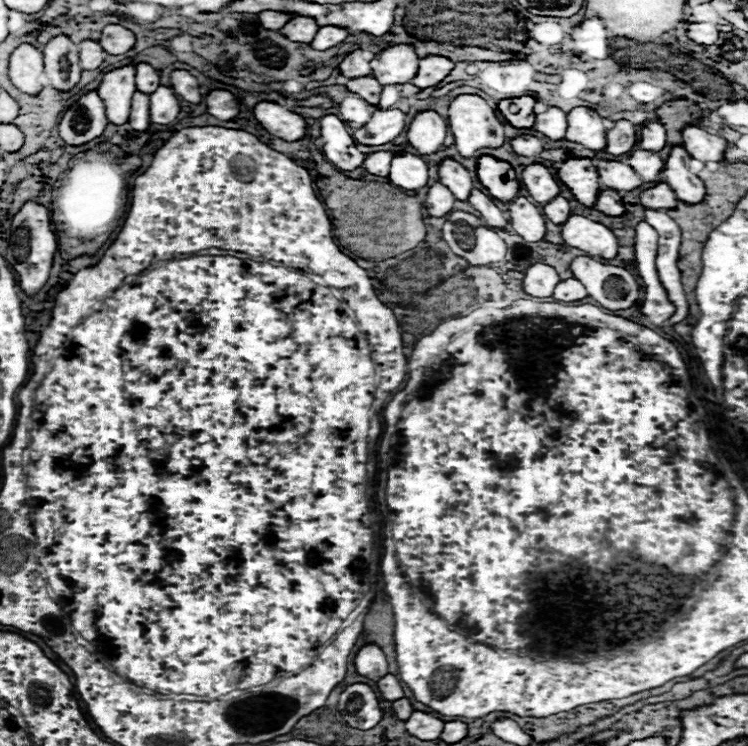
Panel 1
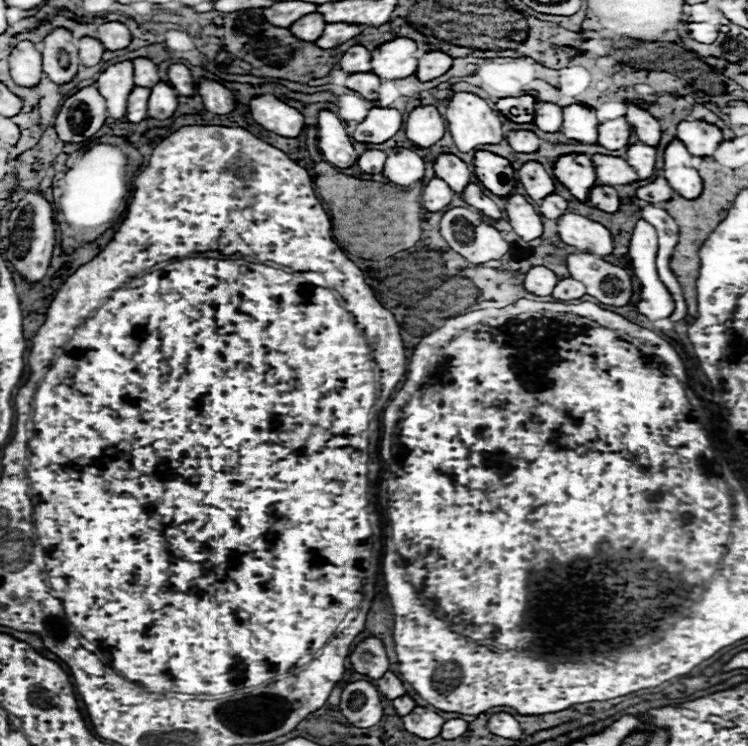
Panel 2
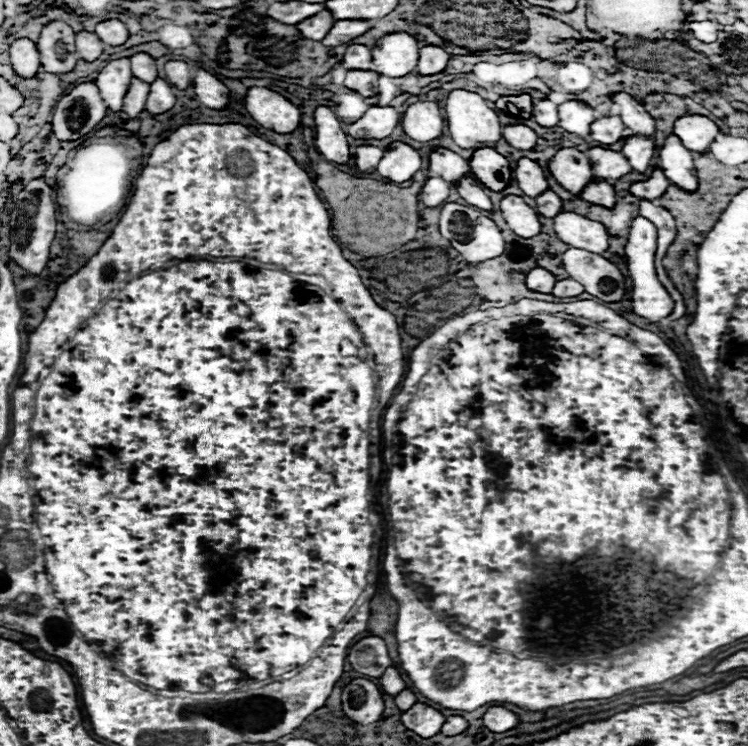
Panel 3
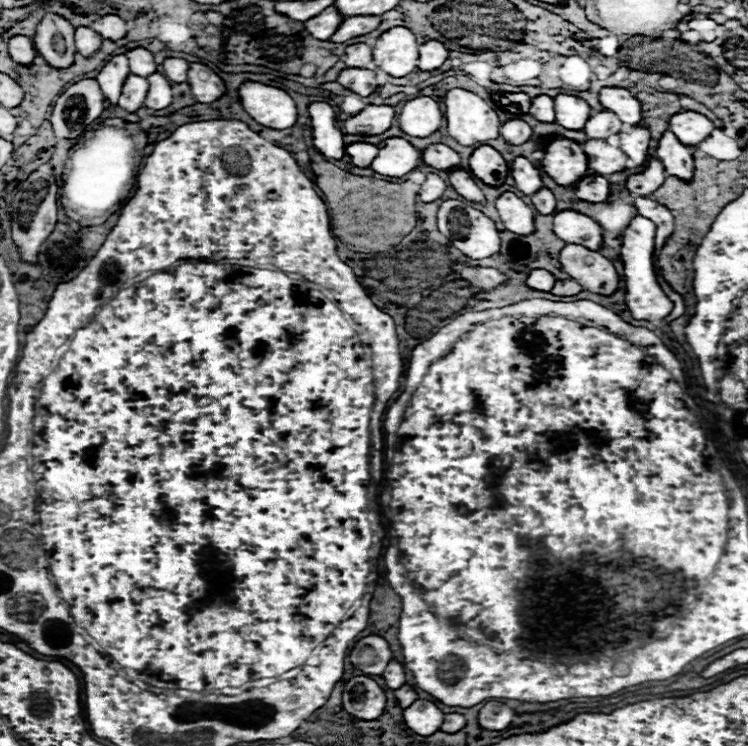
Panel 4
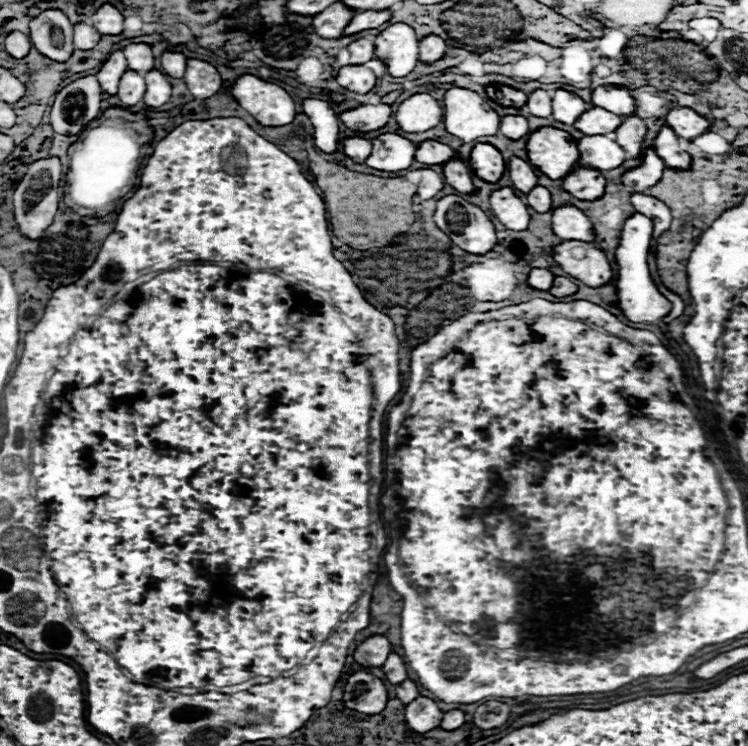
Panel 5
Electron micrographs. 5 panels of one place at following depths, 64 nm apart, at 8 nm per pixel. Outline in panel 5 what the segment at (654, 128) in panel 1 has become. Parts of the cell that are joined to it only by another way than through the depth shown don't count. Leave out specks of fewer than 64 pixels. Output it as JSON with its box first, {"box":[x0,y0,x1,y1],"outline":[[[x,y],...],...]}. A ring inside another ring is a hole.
{"box":[592,86,636,116],"outline":[[[598,86],[592,94],[594,106],[600,106],[618,116],[636,114],[636,102],[630,96],[630,90],[624,86]]]}

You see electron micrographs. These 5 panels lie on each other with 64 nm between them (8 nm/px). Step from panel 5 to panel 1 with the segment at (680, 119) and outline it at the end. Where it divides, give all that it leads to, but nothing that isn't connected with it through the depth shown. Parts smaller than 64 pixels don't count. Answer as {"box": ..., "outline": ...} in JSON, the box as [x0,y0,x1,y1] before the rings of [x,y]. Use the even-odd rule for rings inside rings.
{"box":[684,126,728,162],"outline":[[[686,126],[684,132],[684,148],[692,158],[702,162],[722,162],[728,142],[716,134],[710,134],[698,126]]]}

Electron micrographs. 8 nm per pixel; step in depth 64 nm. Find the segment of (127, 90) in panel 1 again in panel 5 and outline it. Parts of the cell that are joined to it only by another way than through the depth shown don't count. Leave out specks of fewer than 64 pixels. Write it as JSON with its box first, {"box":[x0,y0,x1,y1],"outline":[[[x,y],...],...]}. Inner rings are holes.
{"box":[96,50,128,96],"outline":[[[120,50],[114,52],[114,54],[110,54],[110,58],[102,64],[100,72],[96,74],[102,90],[104,90],[106,94],[110,94],[110,96],[118,94],[118,84],[120,84],[120,78],[122,78],[122,74],[124,74],[126,70],[128,70],[128,66],[126,66],[124,54],[122,54]]]}

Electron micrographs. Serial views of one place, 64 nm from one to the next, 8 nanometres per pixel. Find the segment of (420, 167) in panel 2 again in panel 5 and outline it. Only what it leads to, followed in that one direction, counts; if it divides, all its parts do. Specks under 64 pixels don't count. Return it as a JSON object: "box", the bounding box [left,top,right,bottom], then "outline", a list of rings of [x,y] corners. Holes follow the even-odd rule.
{"box":[366,134,416,172],"outline":[[[382,134],[372,142],[372,154],[368,156],[366,164],[370,168],[382,170],[382,172],[398,172],[412,166],[416,146],[398,136],[398,134]]]}

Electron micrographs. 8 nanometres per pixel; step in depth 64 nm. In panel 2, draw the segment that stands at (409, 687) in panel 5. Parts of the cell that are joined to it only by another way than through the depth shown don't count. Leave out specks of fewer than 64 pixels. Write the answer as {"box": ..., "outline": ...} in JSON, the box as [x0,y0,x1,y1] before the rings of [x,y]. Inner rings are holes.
{"box":[392,696,416,716],"outline":[[[400,696],[400,698],[392,700],[392,706],[396,708],[398,716],[406,716],[406,714],[410,714],[410,712],[412,712],[412,708],[414,708],[416,704],[414,704],[414,700],[412,700],[410,696]]]}

